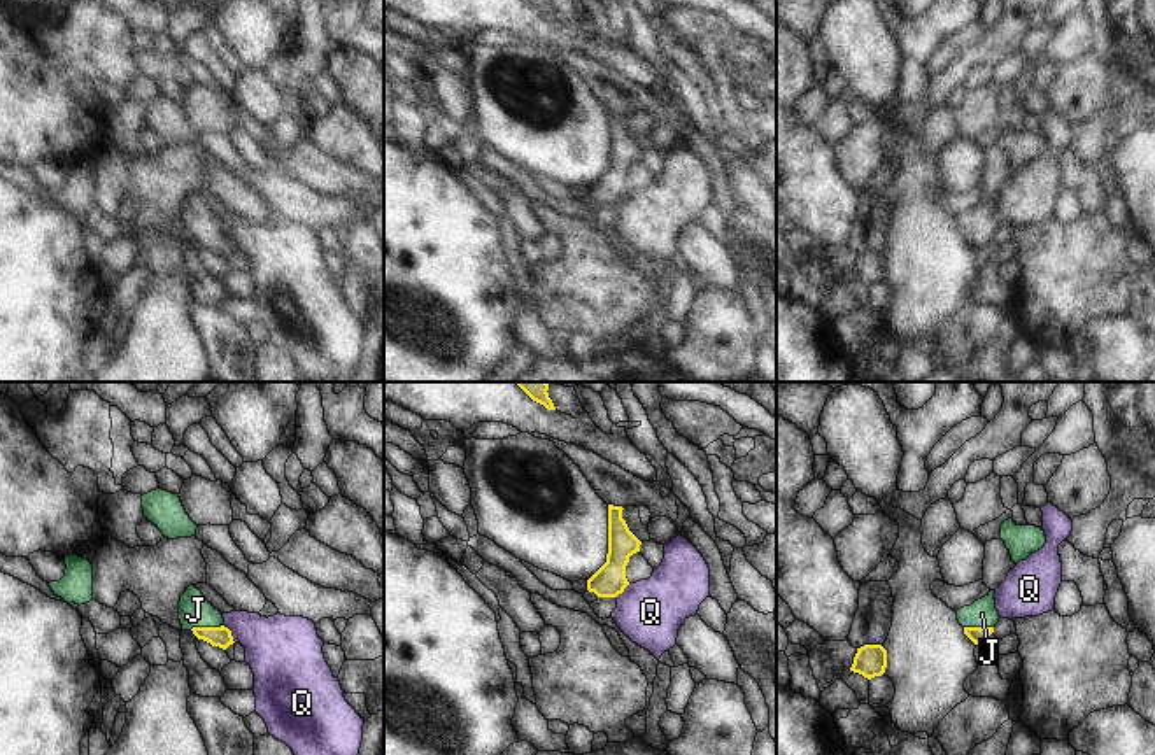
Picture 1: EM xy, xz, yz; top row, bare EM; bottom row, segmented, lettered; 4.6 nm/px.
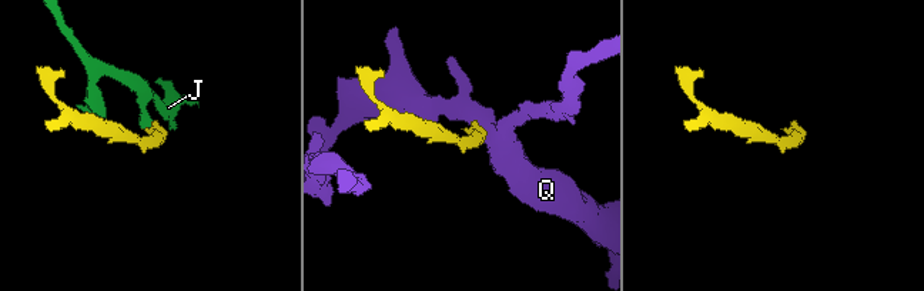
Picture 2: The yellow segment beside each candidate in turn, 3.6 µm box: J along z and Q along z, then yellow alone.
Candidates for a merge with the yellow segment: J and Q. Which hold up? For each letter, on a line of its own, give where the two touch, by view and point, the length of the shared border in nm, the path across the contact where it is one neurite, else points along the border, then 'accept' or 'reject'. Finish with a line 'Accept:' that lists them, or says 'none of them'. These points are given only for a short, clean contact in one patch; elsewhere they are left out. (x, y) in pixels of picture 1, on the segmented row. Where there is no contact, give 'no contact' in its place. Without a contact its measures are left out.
J: contact xy (205, 627); length 160 nm; way xy (221, 636), (205, 627), (195, 610); accept
Q: contact xy (230, 633); length 100 nm; border xy (223, 626), (235, 642); reject
Accept: J

